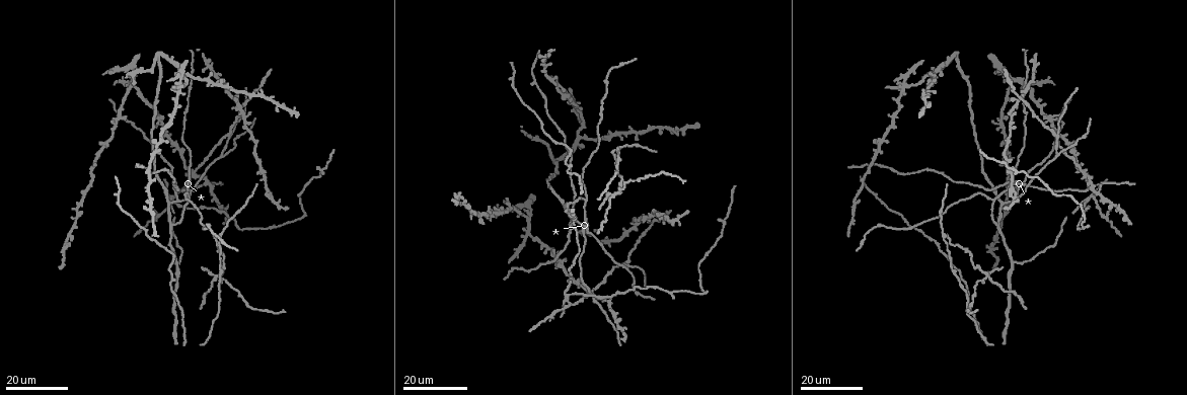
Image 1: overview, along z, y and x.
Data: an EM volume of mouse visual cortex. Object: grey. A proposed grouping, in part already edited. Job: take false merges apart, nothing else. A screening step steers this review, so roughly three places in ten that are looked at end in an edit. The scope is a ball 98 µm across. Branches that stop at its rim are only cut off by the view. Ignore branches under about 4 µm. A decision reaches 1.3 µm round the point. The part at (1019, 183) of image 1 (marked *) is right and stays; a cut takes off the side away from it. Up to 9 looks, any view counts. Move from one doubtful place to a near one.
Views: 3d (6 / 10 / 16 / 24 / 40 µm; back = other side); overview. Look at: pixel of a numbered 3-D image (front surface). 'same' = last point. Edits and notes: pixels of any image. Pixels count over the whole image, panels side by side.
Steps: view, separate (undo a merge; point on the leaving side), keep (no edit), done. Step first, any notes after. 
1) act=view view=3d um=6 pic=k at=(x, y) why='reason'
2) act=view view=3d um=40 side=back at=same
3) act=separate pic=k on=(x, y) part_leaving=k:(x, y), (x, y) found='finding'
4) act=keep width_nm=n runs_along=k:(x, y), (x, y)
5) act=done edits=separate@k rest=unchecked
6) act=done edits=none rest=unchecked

act=view view=3d um=16 pic=1 at=(586, 219) why='three-way junction'

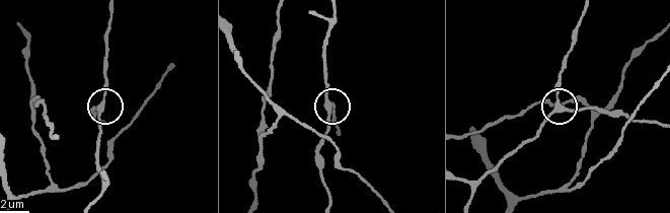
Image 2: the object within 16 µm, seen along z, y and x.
act=view view=3d um=6 pic=2 at=(327, 105)

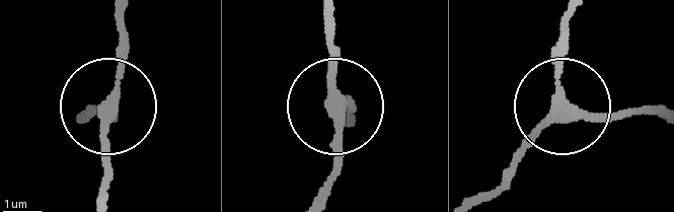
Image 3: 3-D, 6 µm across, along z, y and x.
act=keep arms=3 runs_along=3:(639, 109), (584, 118), (568, 109), (554, 70), (564, 14) found='continuous, no second cell'

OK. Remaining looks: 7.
act=view view=3d um=24 pic=1 at=(193, 172)

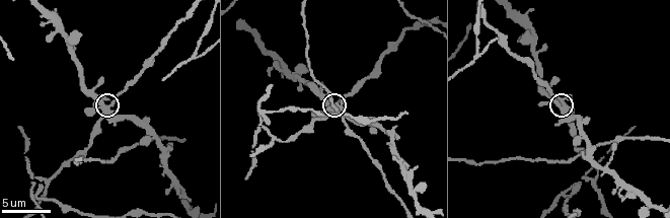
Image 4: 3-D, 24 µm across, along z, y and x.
act=view view=3d um=10 pic=4 at=(331, 109)

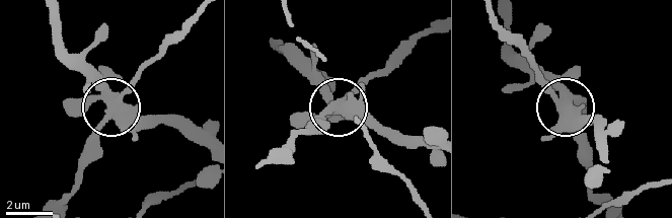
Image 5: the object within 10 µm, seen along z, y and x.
act=separate pic=5 on=(131, 84) width_nm=430 found='a second cell is stuck on'

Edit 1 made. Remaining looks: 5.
act=view view=3d um=16 pic=1 at=(630, 267)

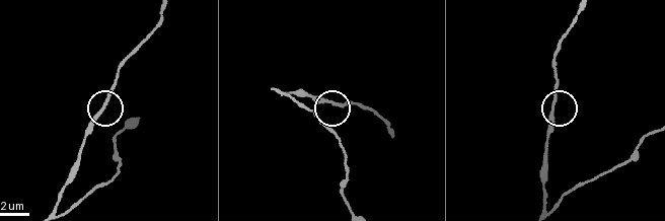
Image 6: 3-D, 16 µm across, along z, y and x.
act=view view=3d um=10 pic=6 at=(327, 99) why='closer look'

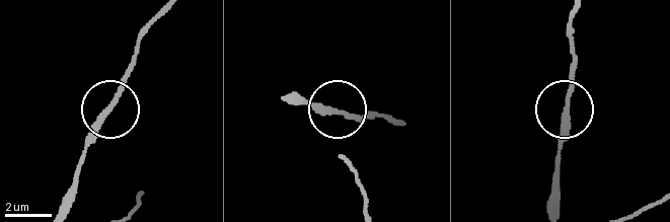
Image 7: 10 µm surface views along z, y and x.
act=keep found='all the same cell'

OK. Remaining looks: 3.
act=view view=3d um=10 pic=4 at=(423, 21) why='a fork'

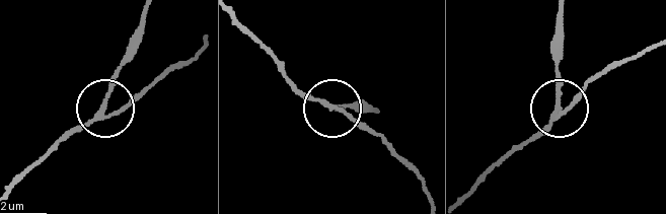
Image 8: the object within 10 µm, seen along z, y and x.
act=view view=3d um=6 pic=8 at=(102, 108)

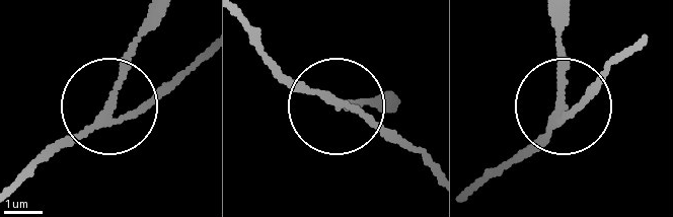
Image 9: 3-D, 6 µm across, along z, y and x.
act=keep width_nm=170 runs_along=9:(473, 187), (531, 148), (625, 55) found='all the same cell'

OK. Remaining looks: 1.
act=done edits=separate@5 rest=unchecked

